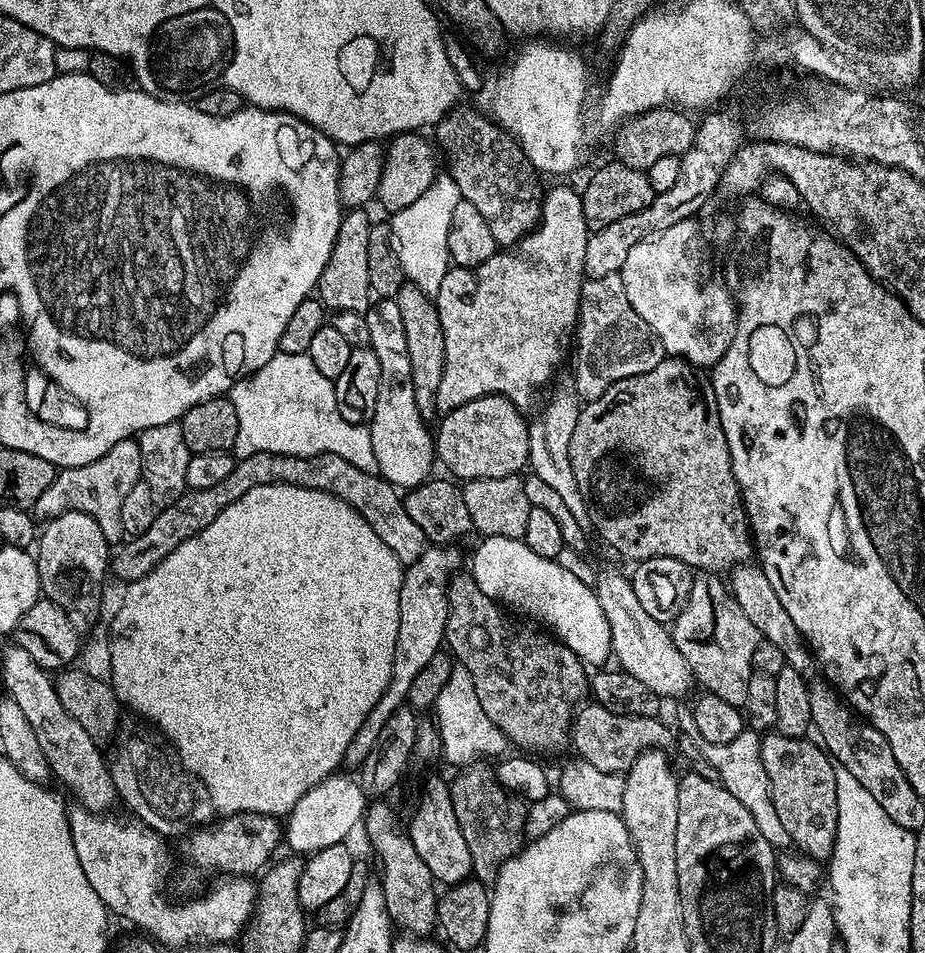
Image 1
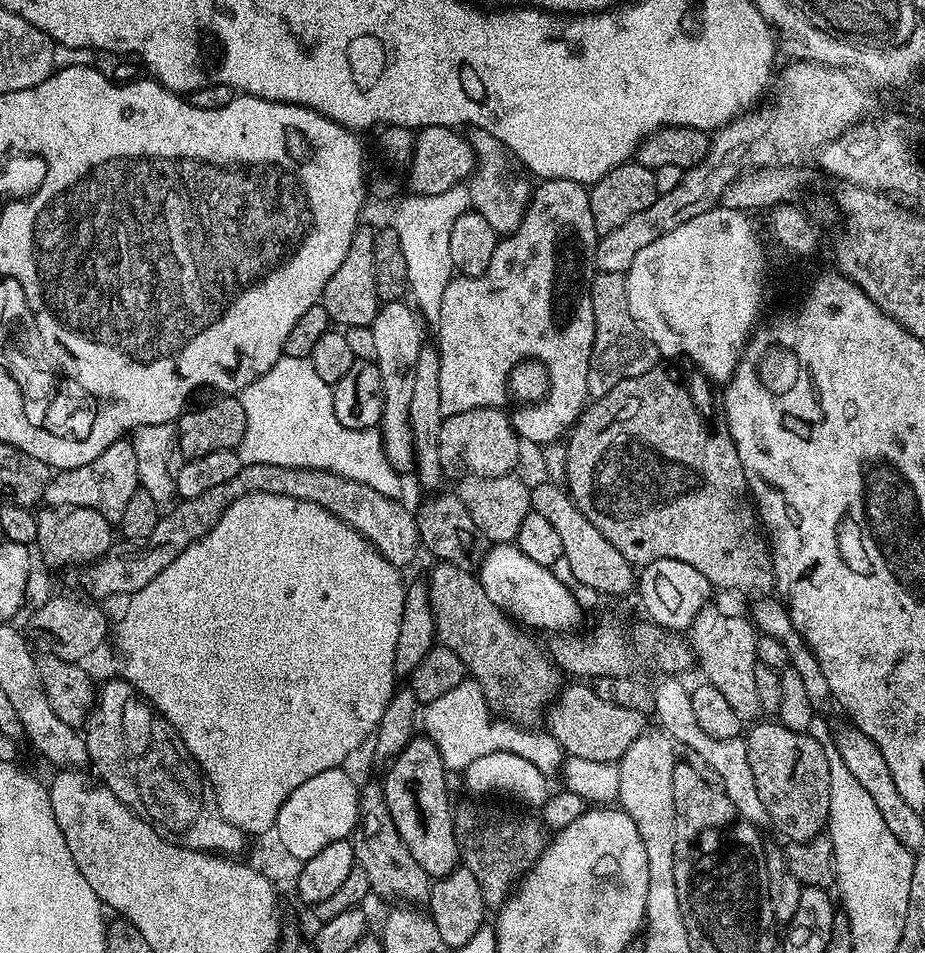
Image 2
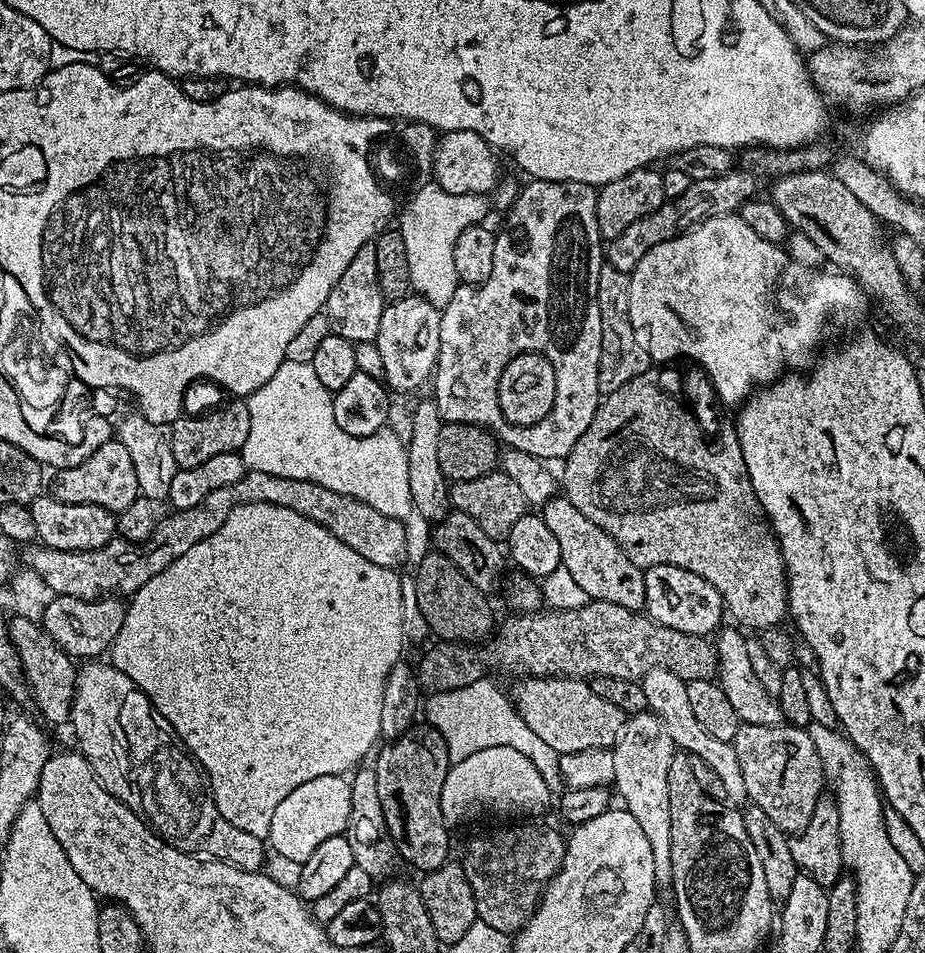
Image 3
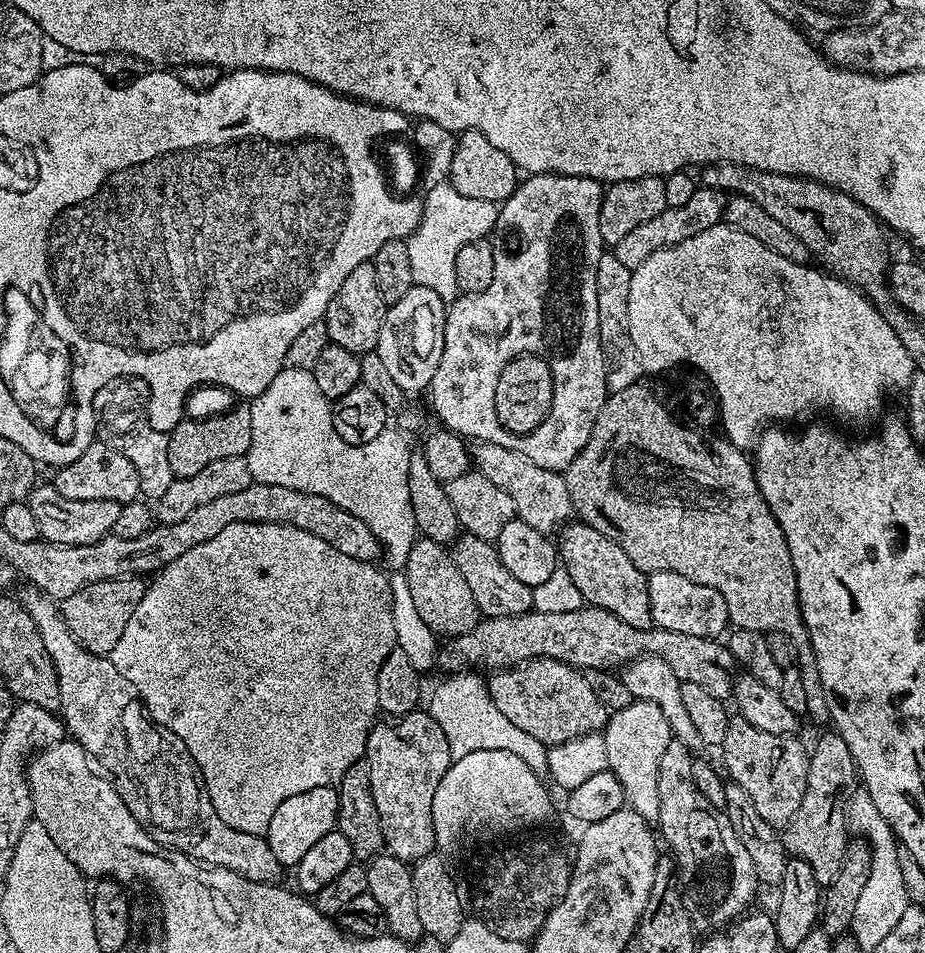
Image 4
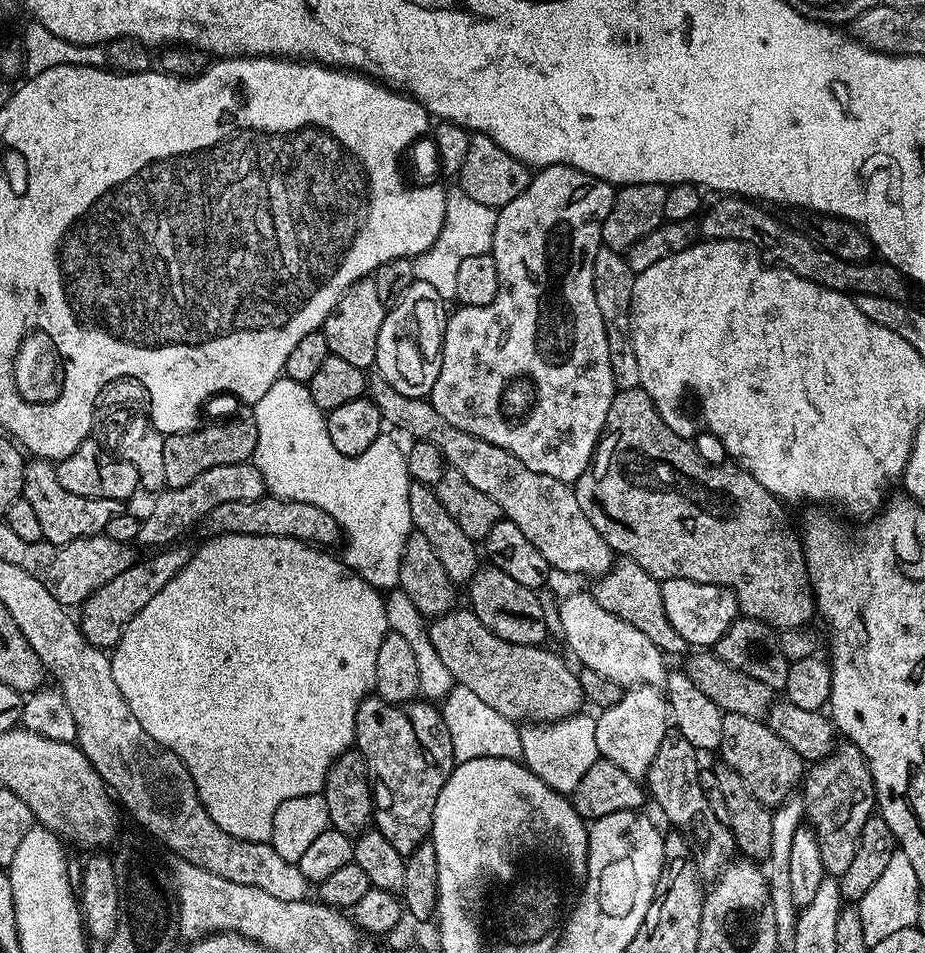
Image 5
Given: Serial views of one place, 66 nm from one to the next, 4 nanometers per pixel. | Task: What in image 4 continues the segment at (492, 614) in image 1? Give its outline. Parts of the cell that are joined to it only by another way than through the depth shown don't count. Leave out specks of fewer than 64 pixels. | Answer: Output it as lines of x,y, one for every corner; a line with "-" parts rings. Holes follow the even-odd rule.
417,538
412,543
410,554
402,569
410,586
415,608
430,630
440,638
451,638
470,632
481,619
481,612
476,609
474,594
462,578
462,570
452,561
452,553
447,547
433,540

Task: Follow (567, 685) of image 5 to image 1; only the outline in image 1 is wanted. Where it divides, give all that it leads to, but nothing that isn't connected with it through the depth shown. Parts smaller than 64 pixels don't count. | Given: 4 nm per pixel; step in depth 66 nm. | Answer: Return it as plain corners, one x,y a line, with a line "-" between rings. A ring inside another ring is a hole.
585,703
575,713
570,744
573,749
576,747
575,755
579,759
590,762
598,770
619,774
627,773
629,766
645,750
667,749
667,744
672,740
672,732
663,724
663,719
655,716
627,716
626,714
611,712
600,703
588,703

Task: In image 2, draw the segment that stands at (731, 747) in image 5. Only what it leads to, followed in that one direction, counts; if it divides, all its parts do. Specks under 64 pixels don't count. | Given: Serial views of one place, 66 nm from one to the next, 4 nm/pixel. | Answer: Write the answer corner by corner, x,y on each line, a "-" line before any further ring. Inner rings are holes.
756,722
747,729
748,757
750,771
754,774
754,786
758,786
758,798
762,798
762,806
766,806
768,819
787,839
792,842
812,840
825,831
830,810
830,766
826,762
824,744
807,732
795,732
784,724
760,724

